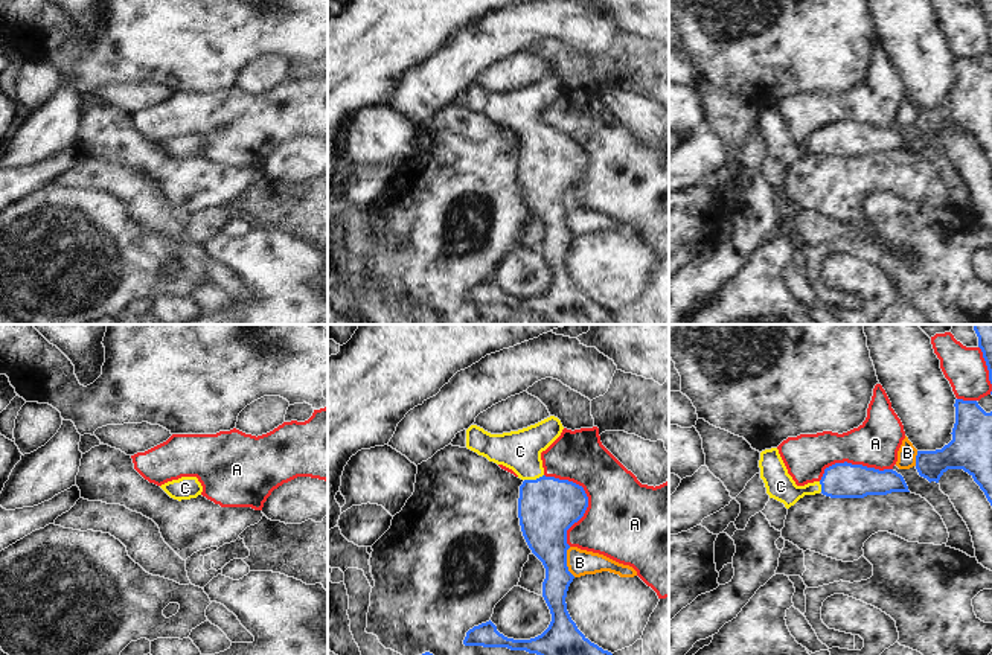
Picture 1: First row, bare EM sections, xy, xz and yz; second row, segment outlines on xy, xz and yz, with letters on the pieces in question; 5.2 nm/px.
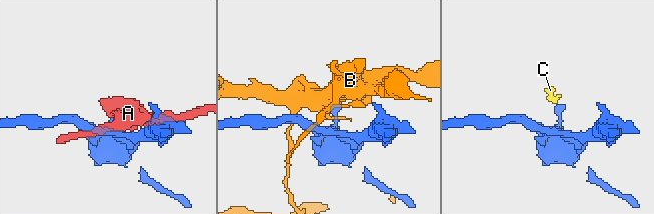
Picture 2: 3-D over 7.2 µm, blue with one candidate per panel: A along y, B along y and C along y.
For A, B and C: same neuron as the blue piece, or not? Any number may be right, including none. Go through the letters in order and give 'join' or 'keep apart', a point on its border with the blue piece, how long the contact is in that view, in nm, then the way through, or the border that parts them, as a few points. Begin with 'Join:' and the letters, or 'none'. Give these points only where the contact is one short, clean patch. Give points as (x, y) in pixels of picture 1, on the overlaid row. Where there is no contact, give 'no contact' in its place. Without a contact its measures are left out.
Join: C
A: keep apart; meets blue in xz at (587, 498); contact 400 nm long
B: keep apart; meets blue in xz at (566, 562); contact 160 nm long; border along xz (569, 547), (567, 568), (575, 576)
C: join; meets blue in xz at (534, 480); contact 110 nm long; runs through xz (547, 508), (534, 480), (520, 451)

